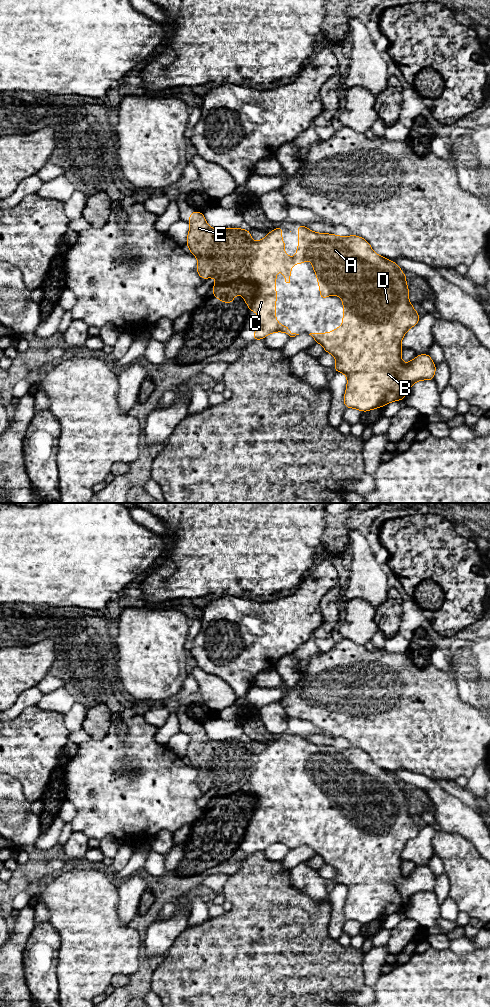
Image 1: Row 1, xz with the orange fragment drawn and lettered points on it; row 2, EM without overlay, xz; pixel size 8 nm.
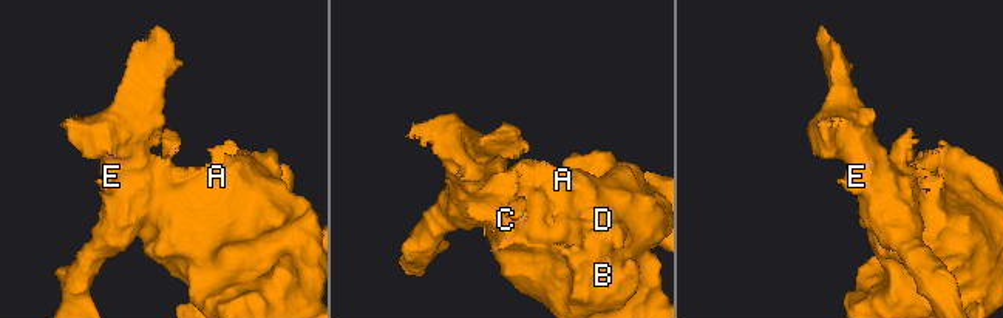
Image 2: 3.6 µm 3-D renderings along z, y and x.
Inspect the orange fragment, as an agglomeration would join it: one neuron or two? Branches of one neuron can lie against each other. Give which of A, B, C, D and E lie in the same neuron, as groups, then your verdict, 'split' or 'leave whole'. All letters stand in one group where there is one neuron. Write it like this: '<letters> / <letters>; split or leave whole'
A B C D / E; split

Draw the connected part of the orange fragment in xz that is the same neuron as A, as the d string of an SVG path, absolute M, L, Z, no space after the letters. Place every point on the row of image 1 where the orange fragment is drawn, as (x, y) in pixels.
M299 224L298 225L298 236L299 236L299 245L297 247L297 252L296 252L296 257L288 257L286 253L283 252L283 250L286 248L286 245L284 244L284 241L281 238L281 235L283 233L283 230L280 226L275 228L273 231L267 234L265 238L258 242L250 241L249 243L249 258L245 264L239 264L238 268L234 270L233 272L228 272L225 273L224 275L220 276L217 278L217 281L215 285L212 288L212 293L214 294L214 297L217 299L220 299L224 303L232 303L234 301L234 295L235 294L240 294L244 297L245 303L248 304L248 309L250 311L255 311L256 313L259 314L259 321L258 321L258 327L256 328L254 334L252 335L252 338L254 340L262 340L265 336L273 333L273 332L284 332L288 334L290 337L295 337L296 333L292 333L289 329L288 326L285 325L280 325L277 322L276 316L275 316L275 305L276 305L276 299L277 299L277 293L276 293L276 273L279 269L283 271L283 276L285 277L285 282L290 283L290 276L291 276L291 267L295 265L296 263L302 264L308 259L311 260L313 264L313 271L317 275L317 280L318 280L318 285L320 287L320 299L325 299L327 296L330 295L337 295L342 298L343 300L343 324L333 330L330 333L310 333L315 342L321 344L325 351L327 353L330 353L335 356L336 358L336 365L333 368L335 372L342 372L347 376L347 387L346 387L346 392L344 395L344 405L346 408L354 408L354 409L359 409L362 412L370 411L372 409L376 409L377 407L384 407L386 404L397 401L397 400L404 400L406 394L408 393L410 387L417 381L420 380L434 380L434 374L436 371L436 366L434 362L432 361L431 357L429 354L420 354L413 360L411 360L409 363L404 364L401 360L401 340L404 337L405 333L413 326L415 326L419 319L420 315L414 310L412 304L409 302L408 299L408 293L409 289L408 286L405 282L406 277L408 276L407 274L402 274L401 272L403 271L394 261L391 262L385 257L379 256L376 254L370 244L368 243L367 240L357 236L357 235L351 235L348 237L343 237L343 236L337 236L335 234L326 234L326 233L315 233L308 228L306 228L304 225Z

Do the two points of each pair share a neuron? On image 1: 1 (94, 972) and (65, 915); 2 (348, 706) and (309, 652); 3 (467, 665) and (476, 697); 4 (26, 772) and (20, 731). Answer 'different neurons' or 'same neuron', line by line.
1: same neuron
2: different neurons
3: same neuron
4: same neuron

